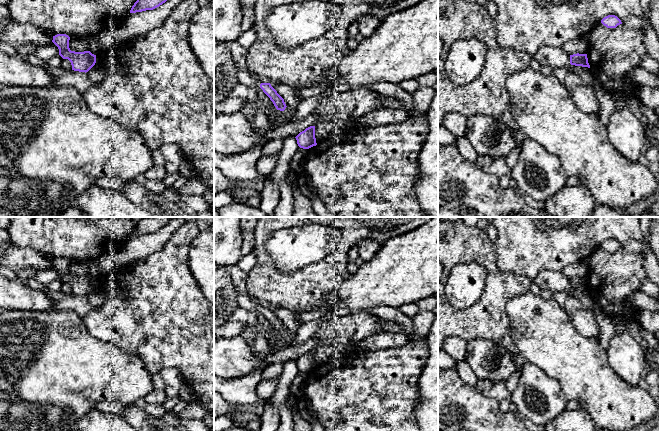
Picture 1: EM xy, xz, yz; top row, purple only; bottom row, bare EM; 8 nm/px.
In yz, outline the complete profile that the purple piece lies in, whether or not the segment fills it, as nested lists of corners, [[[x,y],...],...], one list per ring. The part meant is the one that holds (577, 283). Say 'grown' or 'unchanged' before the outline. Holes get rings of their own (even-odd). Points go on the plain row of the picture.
unchanged | [[[573,278],[570,279],[570,288],[575,290],[582,290],[590,292],[588,287],[587,278]]]

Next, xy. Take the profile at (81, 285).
unchanged | [[[57,258],[53,260],[52,266],[58,271],[59,279],[63,283],[71,286],[72,294],[79,296],[88,296],[96,287],[96,279],[90,275],[75,276],[69,272],[70,261],[66,258]]]

